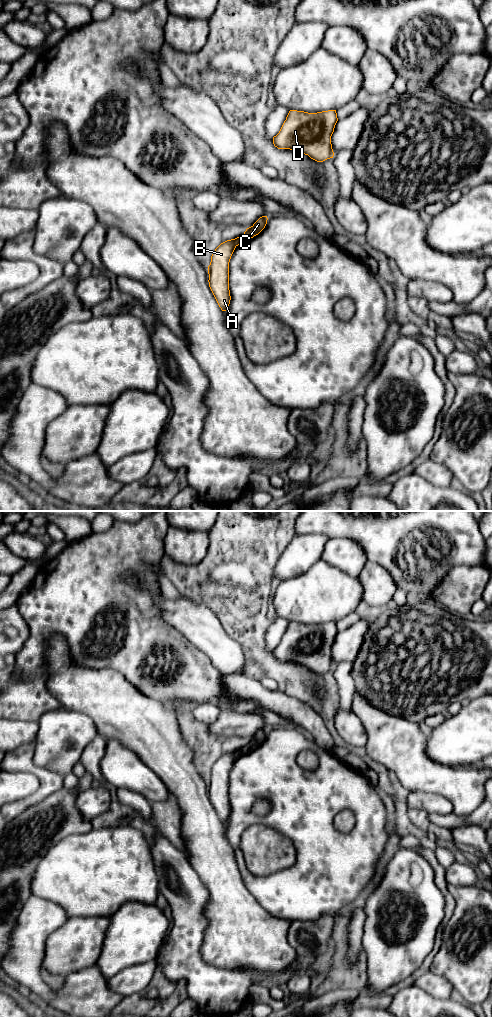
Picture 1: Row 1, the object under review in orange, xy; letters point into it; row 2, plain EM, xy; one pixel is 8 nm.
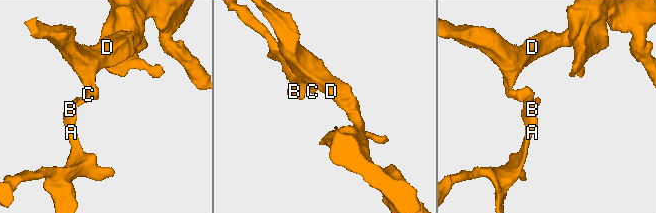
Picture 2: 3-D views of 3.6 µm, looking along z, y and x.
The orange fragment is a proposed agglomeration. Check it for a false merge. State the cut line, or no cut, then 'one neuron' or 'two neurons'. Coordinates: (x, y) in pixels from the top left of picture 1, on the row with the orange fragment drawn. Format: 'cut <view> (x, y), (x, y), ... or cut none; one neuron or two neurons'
cut xy (235, 238), (237, 245); two neurons

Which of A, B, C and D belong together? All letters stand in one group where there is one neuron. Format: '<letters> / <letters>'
A B / C D

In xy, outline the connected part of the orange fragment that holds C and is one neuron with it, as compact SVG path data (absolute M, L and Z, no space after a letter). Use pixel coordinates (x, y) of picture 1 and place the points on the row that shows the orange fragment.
M267 216L260 217L251 227L246 229L243 235L236 238L235 244L238 246L242 242L245 242L258 235L265 228L267 220Z

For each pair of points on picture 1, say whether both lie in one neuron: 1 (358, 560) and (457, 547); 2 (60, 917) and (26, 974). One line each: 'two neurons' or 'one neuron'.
1: two neurons
2: one neuron

